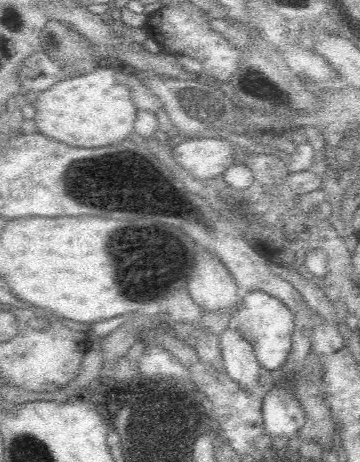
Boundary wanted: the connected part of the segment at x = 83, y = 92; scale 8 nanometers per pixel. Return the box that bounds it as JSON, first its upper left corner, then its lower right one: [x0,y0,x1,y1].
[36,68,164,148]

